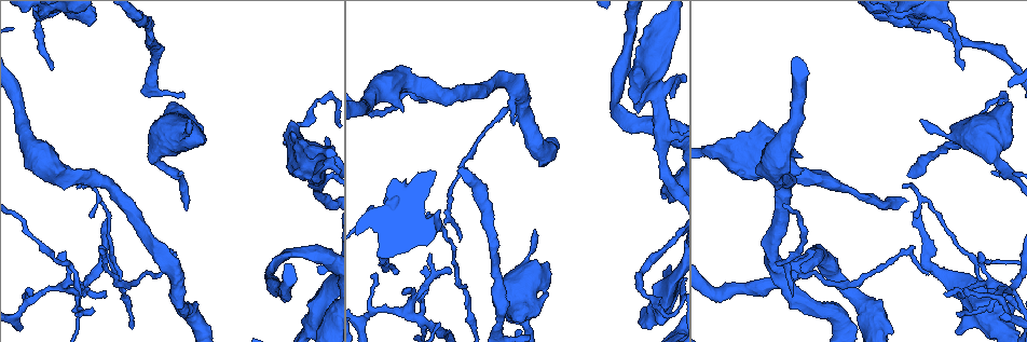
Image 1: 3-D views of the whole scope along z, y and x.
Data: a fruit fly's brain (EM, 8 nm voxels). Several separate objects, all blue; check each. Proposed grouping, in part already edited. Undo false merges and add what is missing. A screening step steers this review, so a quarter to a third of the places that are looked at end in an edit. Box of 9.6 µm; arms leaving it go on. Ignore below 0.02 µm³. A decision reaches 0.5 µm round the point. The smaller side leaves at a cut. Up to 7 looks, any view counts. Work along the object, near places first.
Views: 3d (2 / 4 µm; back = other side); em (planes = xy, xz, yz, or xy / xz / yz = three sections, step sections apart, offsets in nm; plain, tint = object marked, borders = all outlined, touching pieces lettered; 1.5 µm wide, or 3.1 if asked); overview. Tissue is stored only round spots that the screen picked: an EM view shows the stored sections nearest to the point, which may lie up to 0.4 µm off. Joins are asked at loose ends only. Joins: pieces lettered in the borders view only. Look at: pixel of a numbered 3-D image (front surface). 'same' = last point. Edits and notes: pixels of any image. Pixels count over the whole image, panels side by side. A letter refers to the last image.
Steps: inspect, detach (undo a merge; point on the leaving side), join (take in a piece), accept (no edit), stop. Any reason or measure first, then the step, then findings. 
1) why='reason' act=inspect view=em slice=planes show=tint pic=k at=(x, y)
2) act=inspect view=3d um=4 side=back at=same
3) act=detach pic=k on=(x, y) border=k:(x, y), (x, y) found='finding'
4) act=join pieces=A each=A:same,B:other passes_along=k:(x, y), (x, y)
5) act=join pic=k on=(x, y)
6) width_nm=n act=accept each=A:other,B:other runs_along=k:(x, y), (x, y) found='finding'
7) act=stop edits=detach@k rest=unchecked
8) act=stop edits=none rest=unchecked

why='side arm on a straight run' act=inspect view=3d um=4 side=back pic=1 at=(781, 268)

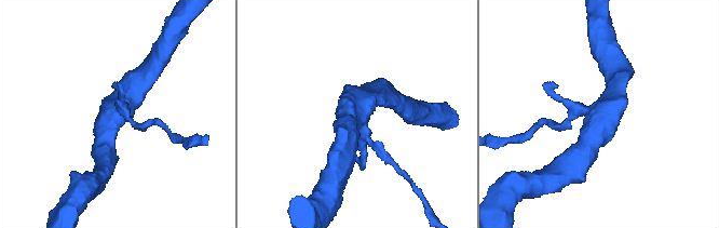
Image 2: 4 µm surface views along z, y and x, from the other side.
why='shape alone is not enough' act=inspect view=em slice=yz step=4 show=tint pic=2 at=(364, 109)

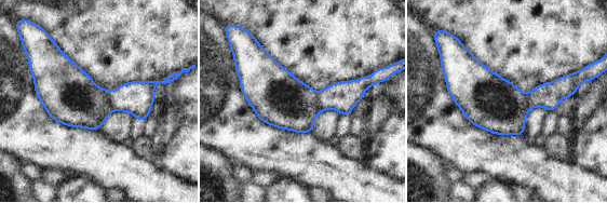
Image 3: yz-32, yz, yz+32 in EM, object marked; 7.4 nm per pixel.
why='what lies round it' act=inspect view=em slice=yz step=4 show=borders at=same

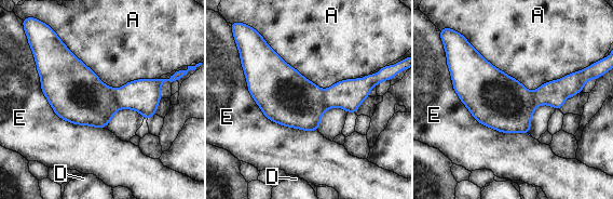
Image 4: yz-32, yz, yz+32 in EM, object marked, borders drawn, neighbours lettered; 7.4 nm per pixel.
longest_contact=E:900nm act=detach pic=4 on=(349, 94) each=A:other,D:other,E:other border=4:(323, 90), (325, 103), (329, 107) found='a second neuron is stuck on'

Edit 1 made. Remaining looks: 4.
act=inspect view=overview

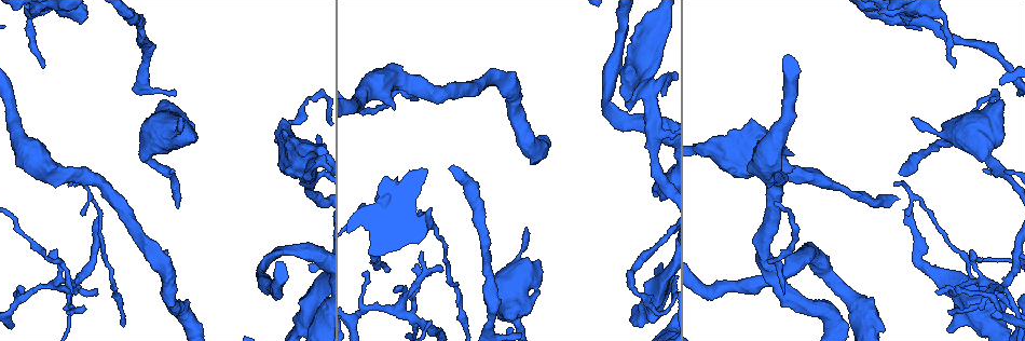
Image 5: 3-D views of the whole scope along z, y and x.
why='branch stops here' act=inspect view=em slice=planes show=borders pic=5 at=(83, 214)

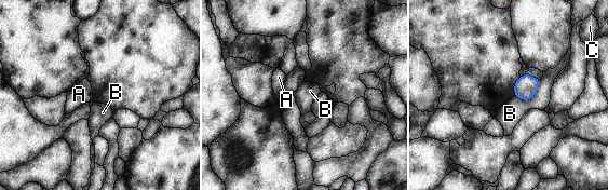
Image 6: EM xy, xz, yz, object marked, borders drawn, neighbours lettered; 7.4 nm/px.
act=accept each=A:other,B:other,C:other border=6:(541, 79), (530, 98), (515, 96) found='no lettered piece goes on from it'

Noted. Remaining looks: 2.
why='thick end' act=inspect view=em slice=planes show=plain pic=5 at=(653, 321)

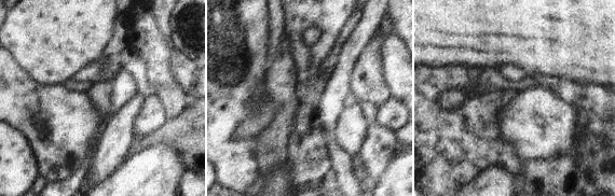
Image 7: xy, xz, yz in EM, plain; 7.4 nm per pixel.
why='see the neighbours' act=inspect view=em slice=planes show=borders at=same

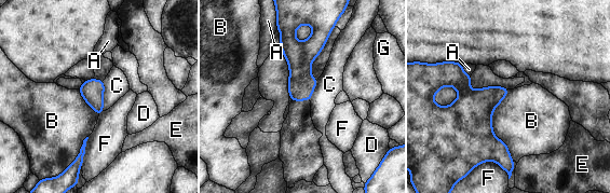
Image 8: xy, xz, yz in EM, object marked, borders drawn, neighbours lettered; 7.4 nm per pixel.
act=accept each=A:other,B:other,C:other,D:other,E:other,F:other,G:other border=8:(509, 90), (492, 133), (513, 160) found='no lettered piece goes on from it'

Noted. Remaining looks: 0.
act=stop edits=detach@4 rest=unchecked

